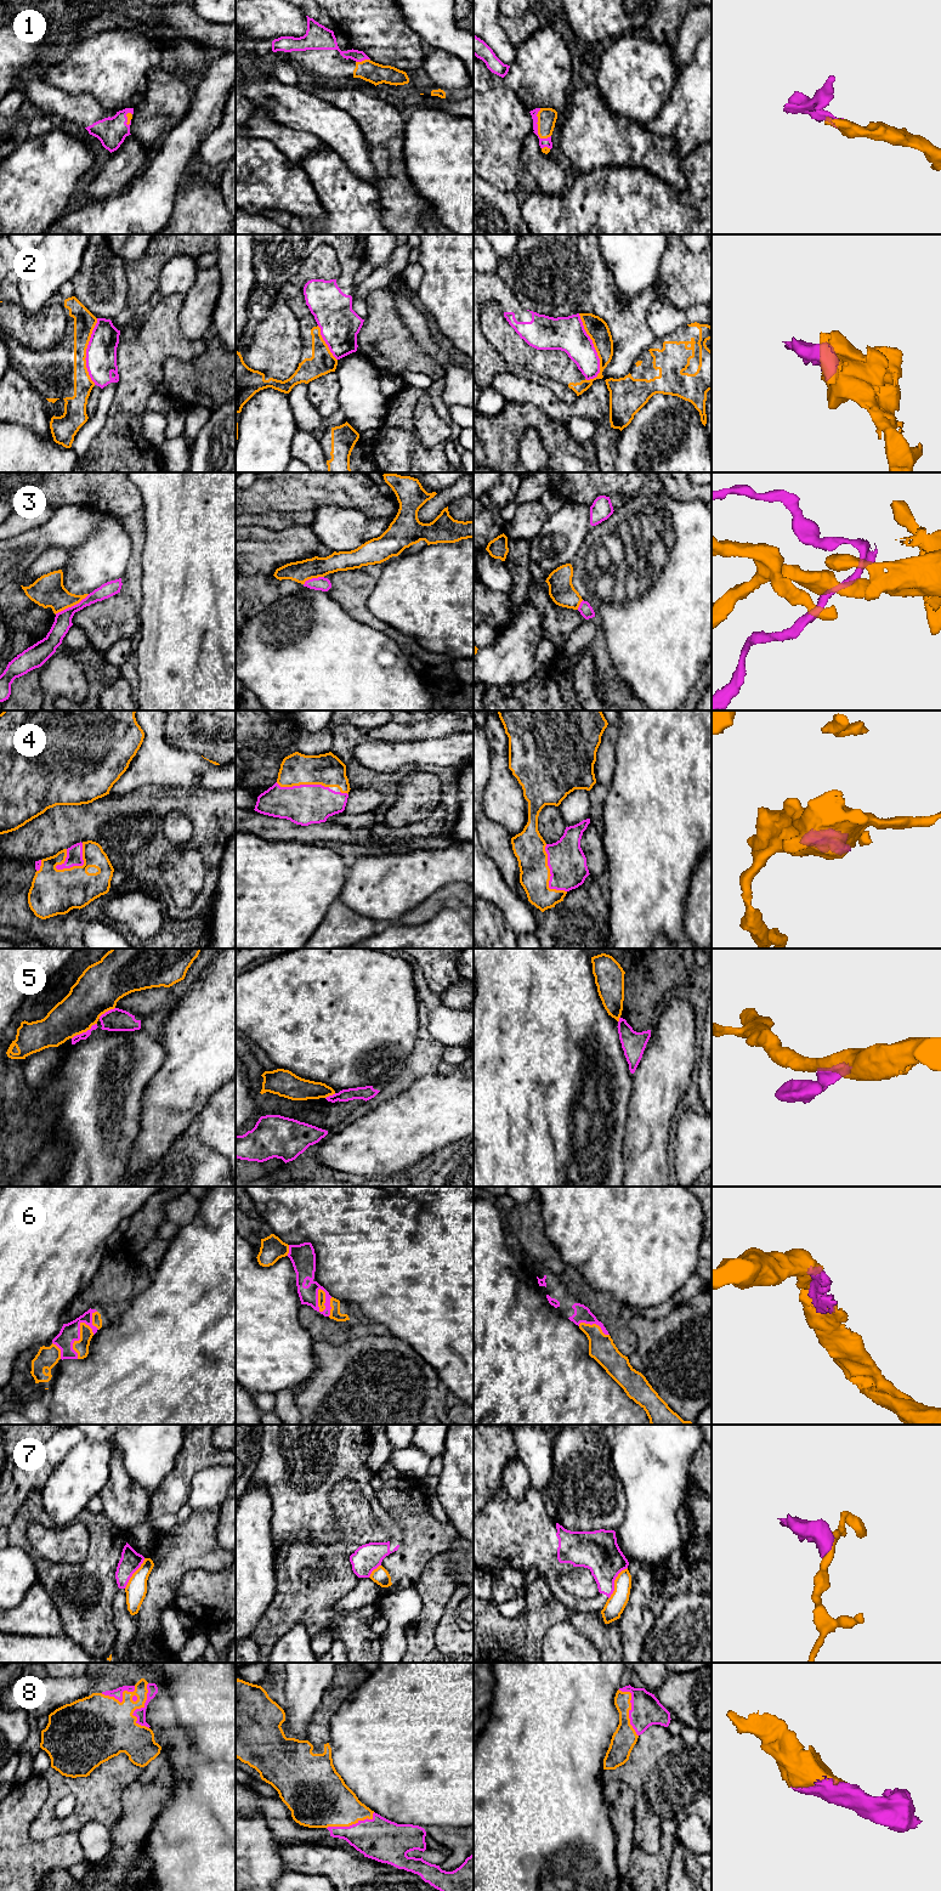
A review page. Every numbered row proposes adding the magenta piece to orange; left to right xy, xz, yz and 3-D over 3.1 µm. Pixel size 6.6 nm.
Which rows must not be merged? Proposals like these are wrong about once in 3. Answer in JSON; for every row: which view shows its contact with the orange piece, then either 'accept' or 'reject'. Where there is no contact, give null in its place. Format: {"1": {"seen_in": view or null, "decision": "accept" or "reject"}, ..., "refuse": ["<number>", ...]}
{"1": {"seen_in": "yz", "decision": "accept"}, "2": {"seen_in": "yz", "decision": "reject"}, "3": {"seen_in": "xy", "decision": "accept"}, "4": {"seen_in": "xy", "decision": "accept"}, "5": {"seen_in": "xy", "decision": "reject"}, "6": {"seen_in": "xy", "decision": "accept"}, "7": {"seen_in": "yz", "decision": "reject"}, "8": {"seen_in": "xy", "decision": "accept"}, "refuse": ["2", "5", "7"]}

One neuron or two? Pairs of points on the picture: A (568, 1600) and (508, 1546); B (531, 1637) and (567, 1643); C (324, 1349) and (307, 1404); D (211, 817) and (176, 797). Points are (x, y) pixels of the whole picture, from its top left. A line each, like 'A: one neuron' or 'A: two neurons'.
A: one neuron
B: two neurons
C: one neuron
D: one neuron

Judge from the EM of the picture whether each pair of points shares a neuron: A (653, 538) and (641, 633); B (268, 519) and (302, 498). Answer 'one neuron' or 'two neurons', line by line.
A: one neuron
B: two neurons

